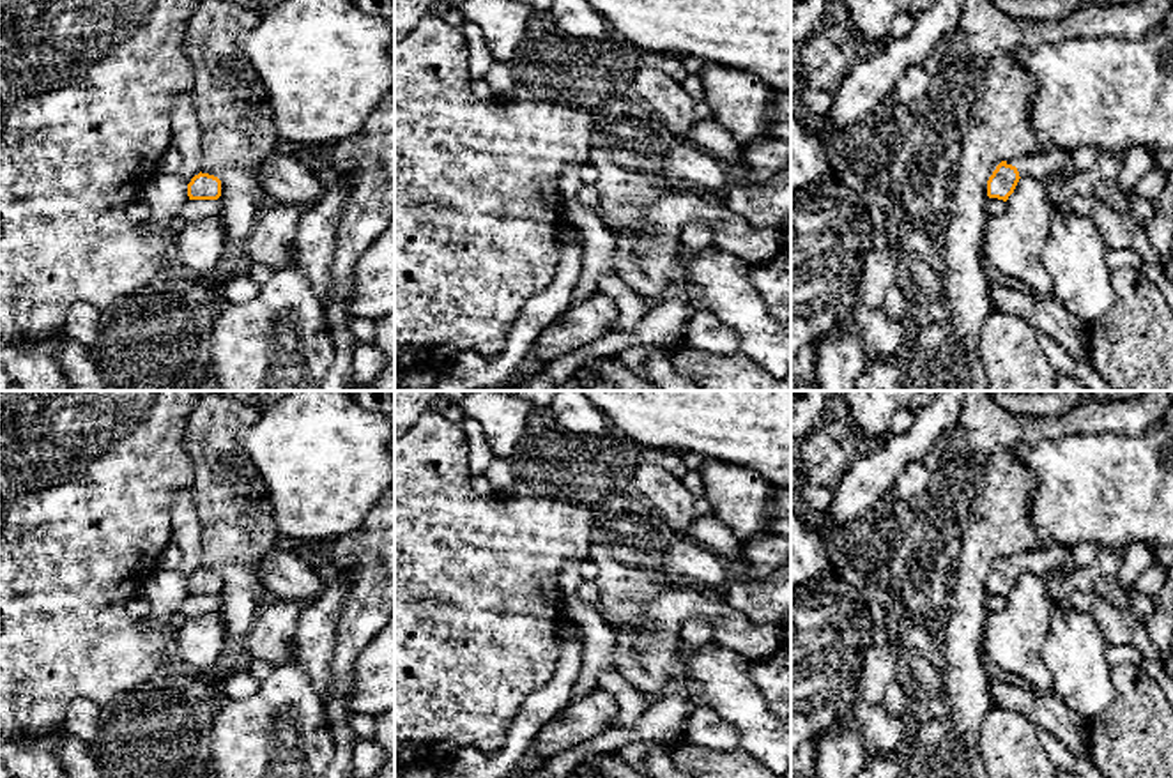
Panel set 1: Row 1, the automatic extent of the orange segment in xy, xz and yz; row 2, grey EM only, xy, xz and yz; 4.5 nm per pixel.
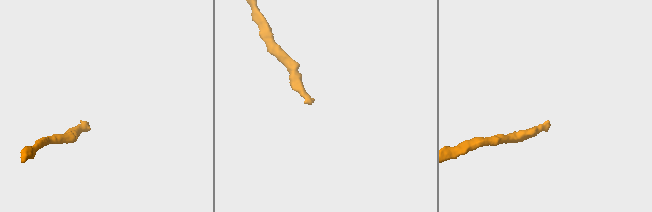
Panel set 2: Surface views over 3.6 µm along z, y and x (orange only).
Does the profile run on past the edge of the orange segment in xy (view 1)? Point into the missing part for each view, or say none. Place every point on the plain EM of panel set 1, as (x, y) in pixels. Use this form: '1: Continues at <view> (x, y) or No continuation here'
1: No continuation here

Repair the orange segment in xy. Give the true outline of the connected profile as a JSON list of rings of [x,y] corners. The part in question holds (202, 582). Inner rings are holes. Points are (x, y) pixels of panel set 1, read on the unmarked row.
[[[198,569],[188,580],[189,596],[218,596],[221,592],[221,576],[209,569]]]

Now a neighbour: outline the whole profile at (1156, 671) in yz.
[[[1143,660],[1139,667],[1143,668],[1145,674],[1148,674],[1159,683],[1159,686],[1166,693],[1166,698],[1173,706],[1173,677],[1168,674],[1166,667],[1146,660]]]

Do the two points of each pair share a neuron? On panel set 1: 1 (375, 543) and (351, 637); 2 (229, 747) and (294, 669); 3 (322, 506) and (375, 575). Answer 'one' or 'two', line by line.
1: one
2: one
3: two

